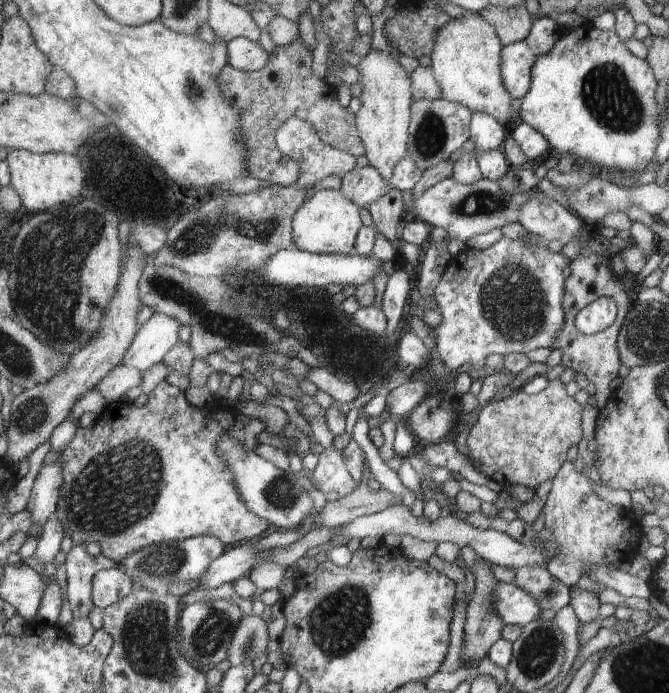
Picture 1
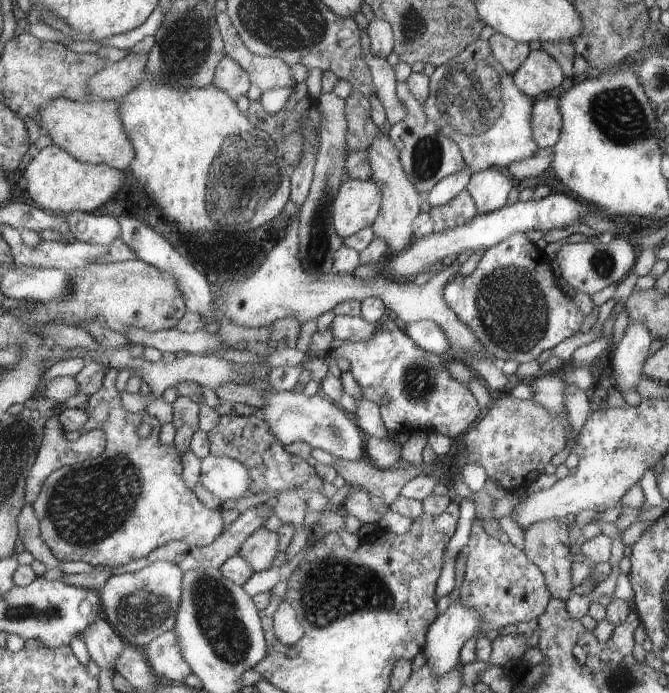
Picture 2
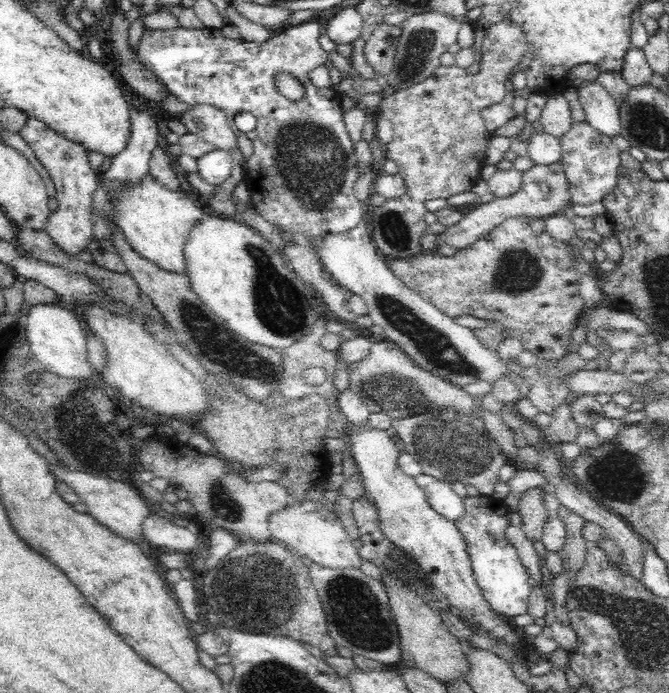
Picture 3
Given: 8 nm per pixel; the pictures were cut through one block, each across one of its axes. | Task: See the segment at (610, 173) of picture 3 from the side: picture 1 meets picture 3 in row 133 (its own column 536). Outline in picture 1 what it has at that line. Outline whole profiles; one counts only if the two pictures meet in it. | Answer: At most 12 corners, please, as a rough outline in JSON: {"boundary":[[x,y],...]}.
{"boundary":[[541,567],[512,569],[543,610],[560,611],[571,588]]}

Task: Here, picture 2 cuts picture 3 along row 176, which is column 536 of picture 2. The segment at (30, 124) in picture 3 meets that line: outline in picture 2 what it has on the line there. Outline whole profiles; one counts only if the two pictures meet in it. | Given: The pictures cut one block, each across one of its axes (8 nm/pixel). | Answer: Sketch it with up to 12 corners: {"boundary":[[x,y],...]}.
{"boundary":[[533,50],[513,75],[532,100],[565,87],[554,56]]}

